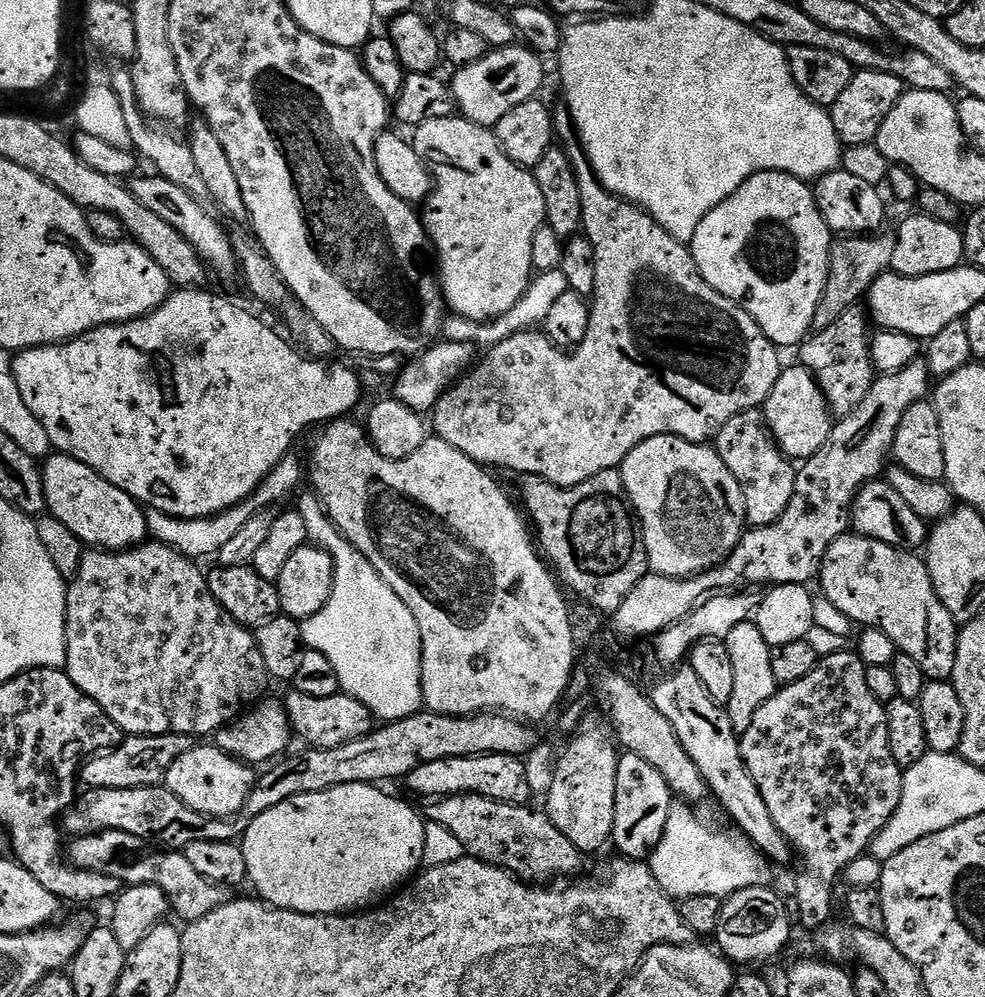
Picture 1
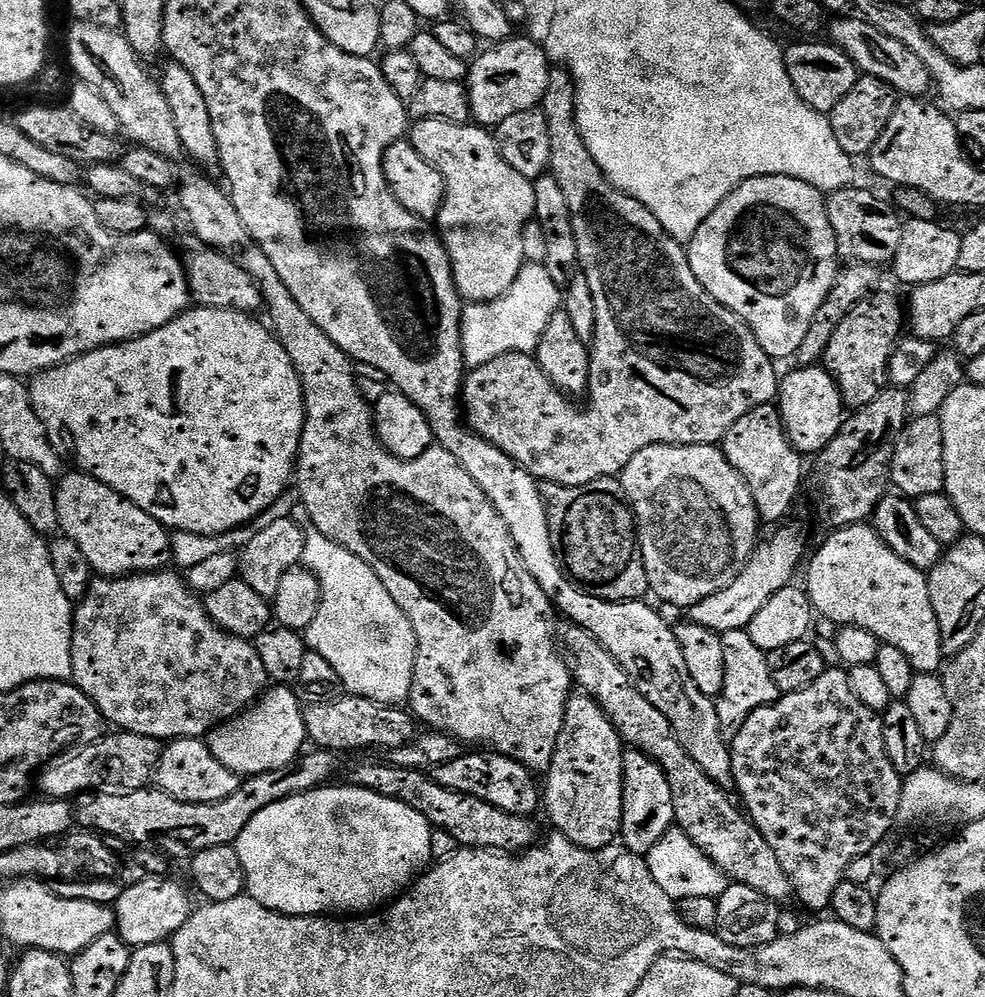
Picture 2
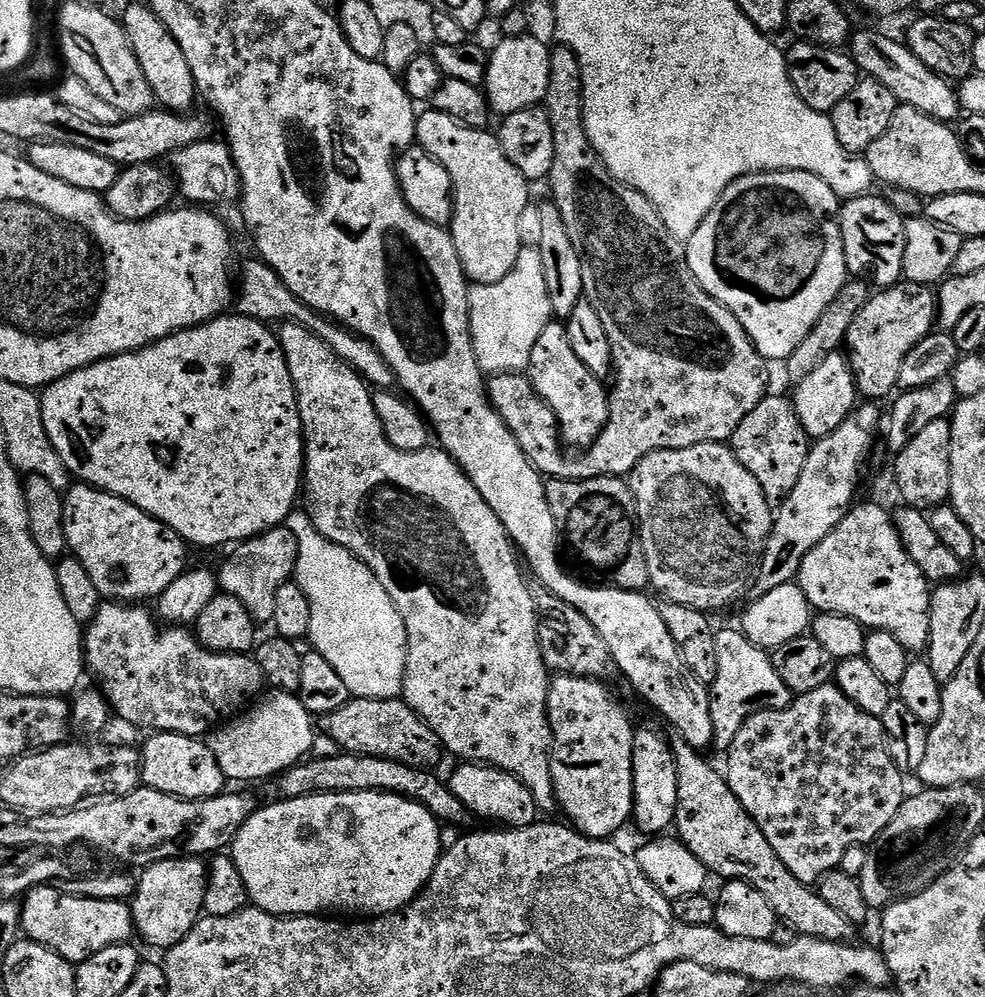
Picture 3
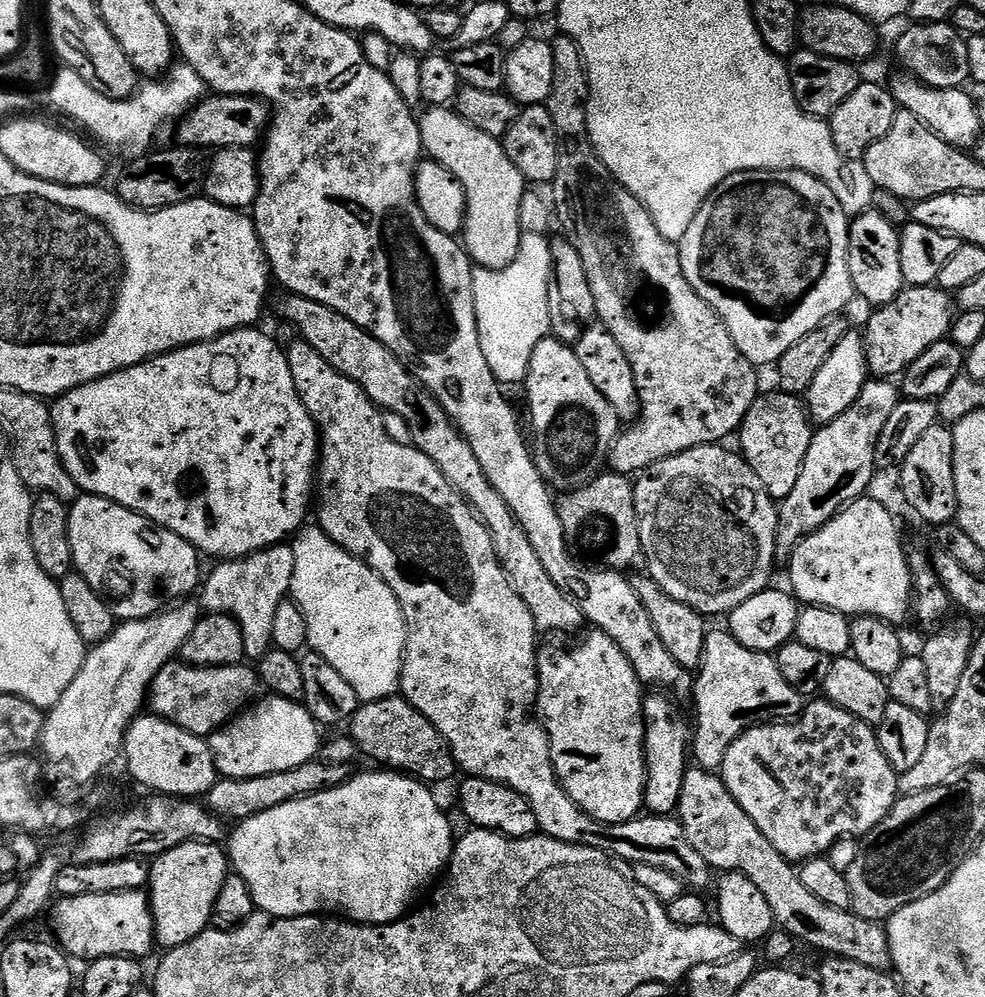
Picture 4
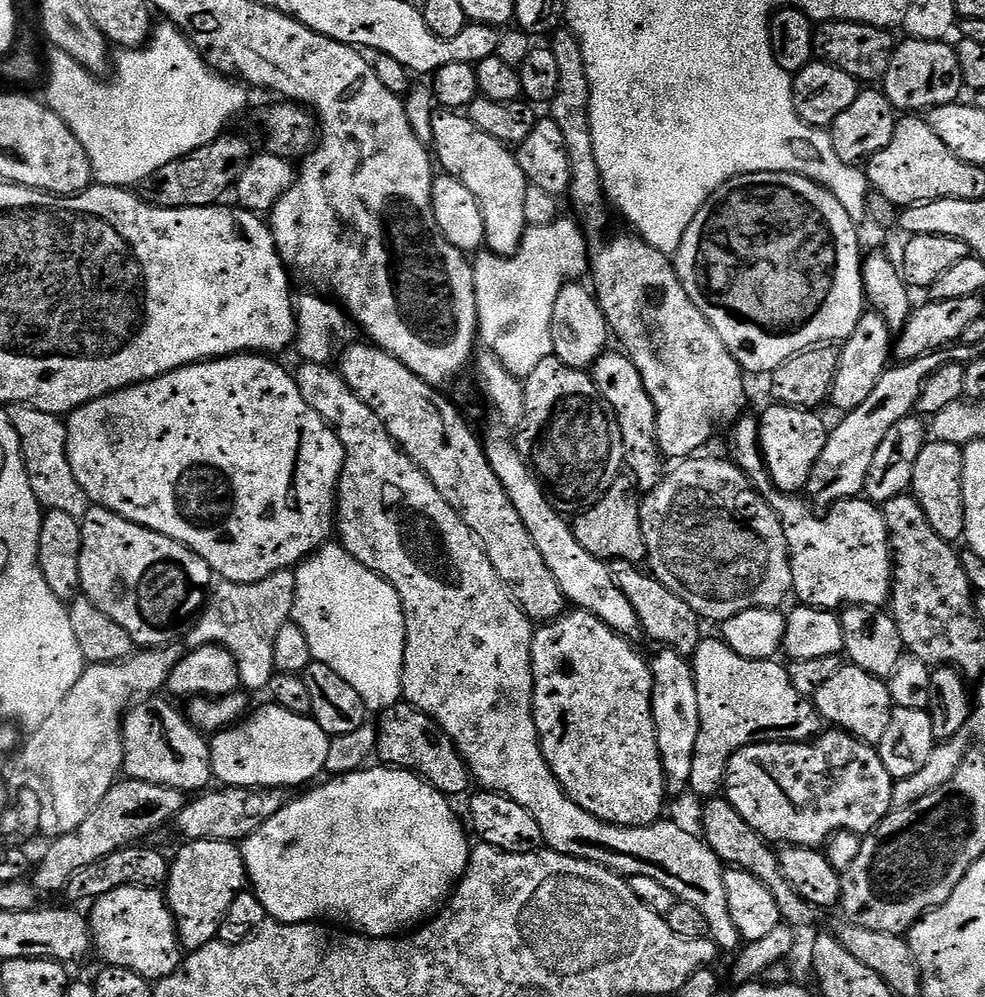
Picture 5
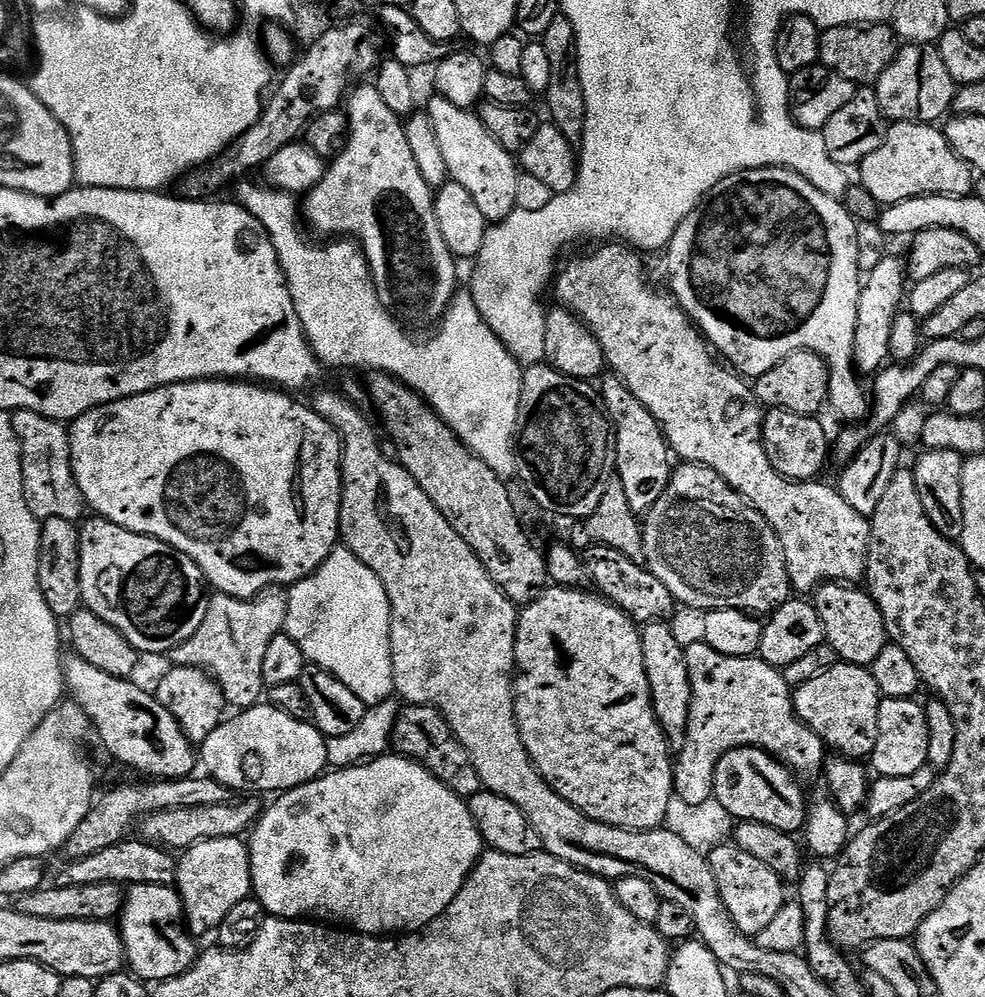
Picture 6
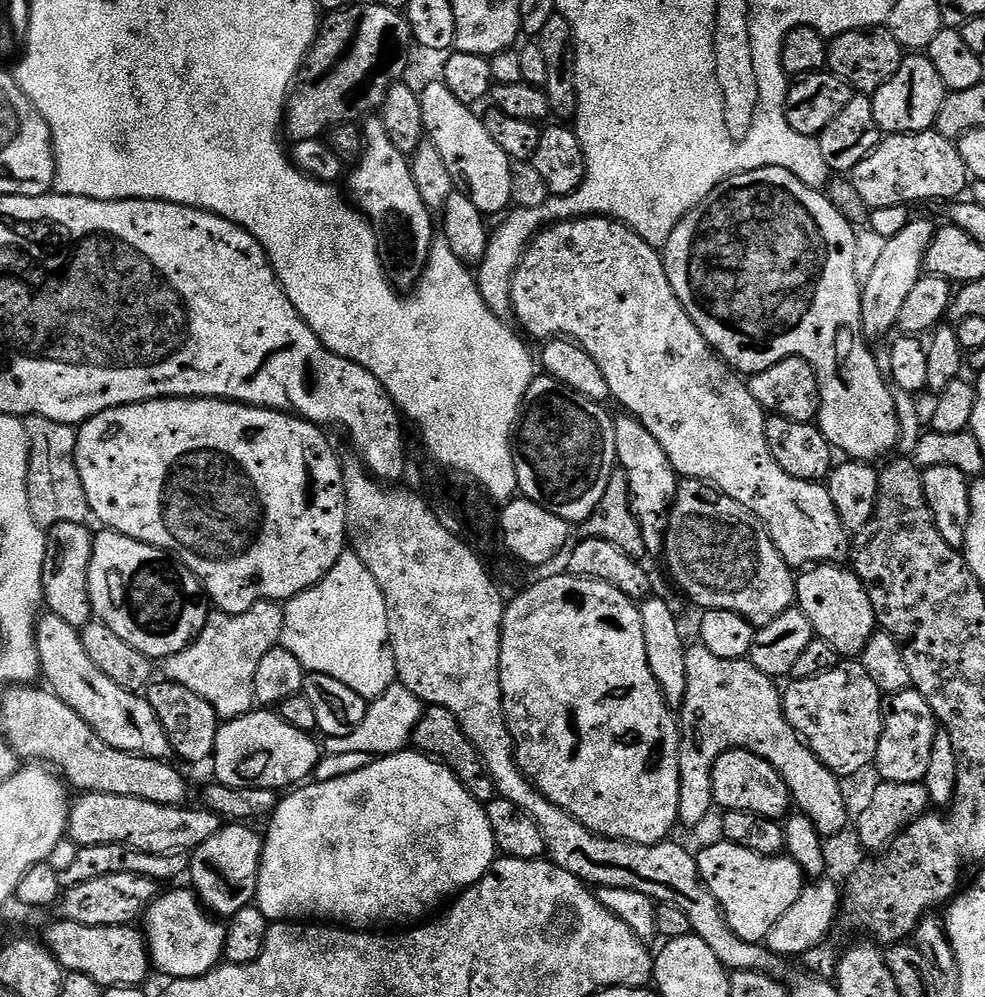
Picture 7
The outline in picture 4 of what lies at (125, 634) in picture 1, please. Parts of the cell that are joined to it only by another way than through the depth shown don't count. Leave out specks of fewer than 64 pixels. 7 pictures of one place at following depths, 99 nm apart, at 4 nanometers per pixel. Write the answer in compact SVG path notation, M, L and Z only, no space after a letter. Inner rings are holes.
M173 662L152 680L146 704L155 715L163 716L195 736L209 737L236 719L257 699L262 685L255 667L247 663L221 668L193 668L191 664Z

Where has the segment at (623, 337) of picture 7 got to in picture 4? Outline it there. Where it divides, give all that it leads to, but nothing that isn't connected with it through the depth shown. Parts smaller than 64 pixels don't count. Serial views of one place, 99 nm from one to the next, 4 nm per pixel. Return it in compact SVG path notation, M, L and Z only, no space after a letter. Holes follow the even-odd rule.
M861 498L855 500L853 504L849 504L847 508L844 508L834 519L830 522L826 522L826 526L819 528L814 534L805 536L803 540L800 541L800 545L794 550L794 554L789 559L786 565L786 571L788 571L788 576L792 579L792 588L790 587L790 592L793 597L801 605L811 606L813 608L829 608L835 612L840 612L842 615L855 618L857 616L873 616L879 620L884 620L887 624L893 626L900 626L907 616L914 608L914 589L912 587L912 567L908 564L908 552L904 544L900 541L900 528L896 525L896 520L892 517L892 512L884 504L879 504L876 500L868 500L869 498Z

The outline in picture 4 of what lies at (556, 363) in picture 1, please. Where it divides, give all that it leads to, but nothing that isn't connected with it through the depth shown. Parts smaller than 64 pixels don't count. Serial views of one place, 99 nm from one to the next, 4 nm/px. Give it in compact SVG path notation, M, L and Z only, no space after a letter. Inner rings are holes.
M563 34L557 36L551 45L554 86L546 103L554 118L558 138L558 170L550 185L550 200L554 205L555 219L559 223L561 220L572 231L572 245L582 258L582 266L586 266L586 278L590 282L590 294L594 294L599 323L614 334L618 346L622 346L622 354L626 354L630 362L630 370L634 370L640 415L631 426L621 431L608 453L611 471L631 477L660 460L703 444L720 444L731 432L733 435L761 391L760 380L756 377L758 368L744 357L738 346L734 346L734 338L730 338L730 330L726 330L720 315L697 294L690 282L686 282L679 247L662 238L646 206L642 206L630 190L615 180L596 155L588 138L588 75L578 46Z

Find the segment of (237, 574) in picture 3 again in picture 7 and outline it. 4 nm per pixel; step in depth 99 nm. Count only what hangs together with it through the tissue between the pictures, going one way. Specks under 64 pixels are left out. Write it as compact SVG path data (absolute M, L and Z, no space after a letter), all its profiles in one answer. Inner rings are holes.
M259 600L254 606L250 606L250 610L246 610L242 614L213 611L209 615L202 634L198 634L196 640L186 645L178 654L170 654L163 660L163 679L178 686L186 686L186 690L194 690L194 694L206 698L206 702L210 702L210 706L214 706L221 721L237 720L239 716L253 711L256 704L254 674L258 674L258 662L262 662L265 654L270 654L270 650L278 647L283 625L283 607L274 600Z

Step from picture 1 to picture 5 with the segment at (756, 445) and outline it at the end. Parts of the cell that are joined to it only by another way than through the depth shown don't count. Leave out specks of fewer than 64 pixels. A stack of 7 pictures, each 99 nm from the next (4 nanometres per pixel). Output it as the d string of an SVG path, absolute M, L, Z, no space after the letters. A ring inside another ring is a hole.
M769 403L769 408L758 416L760 457L764 459L772 484L785 494L796 494L808 483L812 466L822 446L828 441L829 429L820 421L819 411L795 408L792 404Z

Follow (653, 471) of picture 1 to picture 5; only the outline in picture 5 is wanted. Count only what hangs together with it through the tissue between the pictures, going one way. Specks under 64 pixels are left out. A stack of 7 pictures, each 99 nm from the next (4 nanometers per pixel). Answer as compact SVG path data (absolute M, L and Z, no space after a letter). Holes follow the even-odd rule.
M699 456L673 463L676 465L669 472L667 469L643 493L644 500L642 496L639 501L642 538L648 551L647 567L657 580L685 600L700 618L713 616L716 622L720 622L742 608L779 609L780 603L792 592L788 537L780 517L731 459Z

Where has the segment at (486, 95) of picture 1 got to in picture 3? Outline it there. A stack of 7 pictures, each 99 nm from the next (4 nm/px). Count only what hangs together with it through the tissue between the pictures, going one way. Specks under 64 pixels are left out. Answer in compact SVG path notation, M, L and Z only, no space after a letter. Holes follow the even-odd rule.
M529 34L509 36L501 39L501 44L491 49L488 58L488 79L486 95L493 113L503 118L518 110L526 110L543 105L548 99L550 78L550 58L552 48Z

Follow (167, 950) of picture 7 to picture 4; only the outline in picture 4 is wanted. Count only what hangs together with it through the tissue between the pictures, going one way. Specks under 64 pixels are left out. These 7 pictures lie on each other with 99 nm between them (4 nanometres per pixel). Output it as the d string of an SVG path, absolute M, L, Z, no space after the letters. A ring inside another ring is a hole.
M147 891L139 892L87 892L81 896L65 896L57 899L50 909L52 928L56 931L55 943L69 957L91 962L107 956L144 958L156 944L156 927L152 917L152 904Z

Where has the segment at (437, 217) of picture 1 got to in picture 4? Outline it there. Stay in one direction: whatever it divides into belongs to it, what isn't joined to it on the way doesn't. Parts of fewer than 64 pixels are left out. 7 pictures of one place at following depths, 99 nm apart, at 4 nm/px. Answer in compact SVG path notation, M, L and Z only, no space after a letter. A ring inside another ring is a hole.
M429 107L425 116L419 117L420 143L423 151L431 159L437 160L446 170L454 174L458 182L462 182L462 190L466 194L466 210L468 215L464 217L464 230L462 243L469 260L477 268L489 268L490 270L502 270L514 262L514 258L520 249L520 223L518 222L518 210L522 207L522 198L526 191L526 181L518 166L506 158L506 150L501 141L490 138L490 134L482 134L470 122L462 119L451 107Z

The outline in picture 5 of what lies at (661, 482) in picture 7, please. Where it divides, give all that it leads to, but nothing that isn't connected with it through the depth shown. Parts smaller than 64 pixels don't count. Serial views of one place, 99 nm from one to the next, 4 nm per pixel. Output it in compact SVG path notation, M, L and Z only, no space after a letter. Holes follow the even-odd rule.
M601 351L600 356L592 363L590 375L607 411L614 417L618 444L619 447L620 444L624 447L624 460L632 471L631 479L637 489L647 490L662 475L662 453L656 440L656 407L644 388L640 372L636 369L631 355L620 352Z

